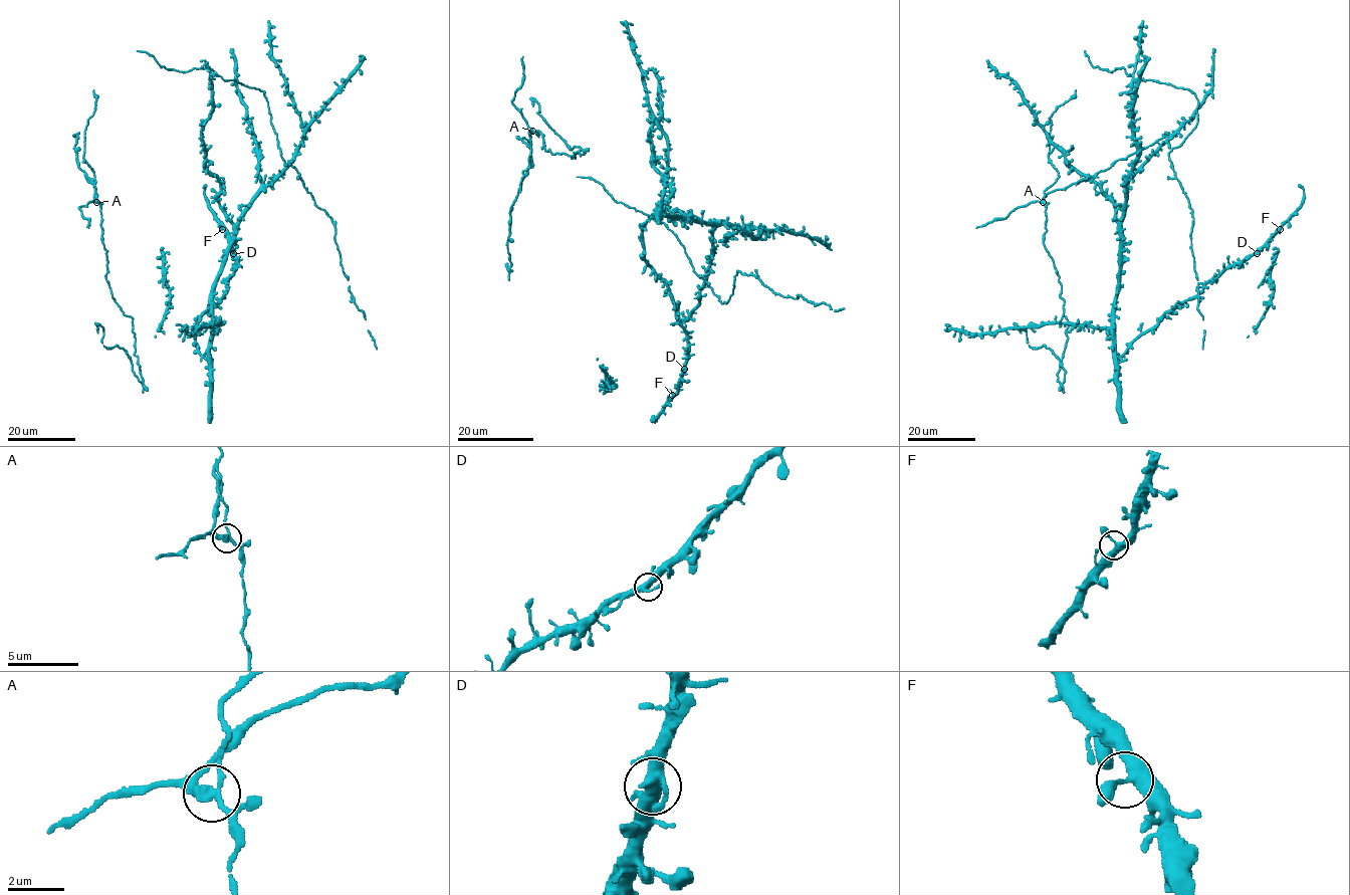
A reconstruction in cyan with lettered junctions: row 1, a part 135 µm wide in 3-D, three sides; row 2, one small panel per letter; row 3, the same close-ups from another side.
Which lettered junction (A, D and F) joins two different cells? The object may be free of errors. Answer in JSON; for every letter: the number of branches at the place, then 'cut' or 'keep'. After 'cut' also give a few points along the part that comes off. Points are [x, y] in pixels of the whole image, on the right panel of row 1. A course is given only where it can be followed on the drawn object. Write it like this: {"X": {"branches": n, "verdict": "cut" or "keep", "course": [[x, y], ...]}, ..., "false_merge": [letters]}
{"A": {"branches": 3, "verdict": "cut", "course": [[1043, 202], [1049, 193], [1095, 176], [1117, 160], [1125, 160], [1163, 137], [1177, 136]]}, "D": {"branches": 3, "verdict": "keep"}, "F": {"branches": 3, "verdict": "keep"}, "false_merge": ["A"]}

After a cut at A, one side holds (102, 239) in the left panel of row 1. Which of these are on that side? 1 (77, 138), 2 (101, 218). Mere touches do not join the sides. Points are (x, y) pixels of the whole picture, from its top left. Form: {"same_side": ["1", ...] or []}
{"same_side": ["2"]}

